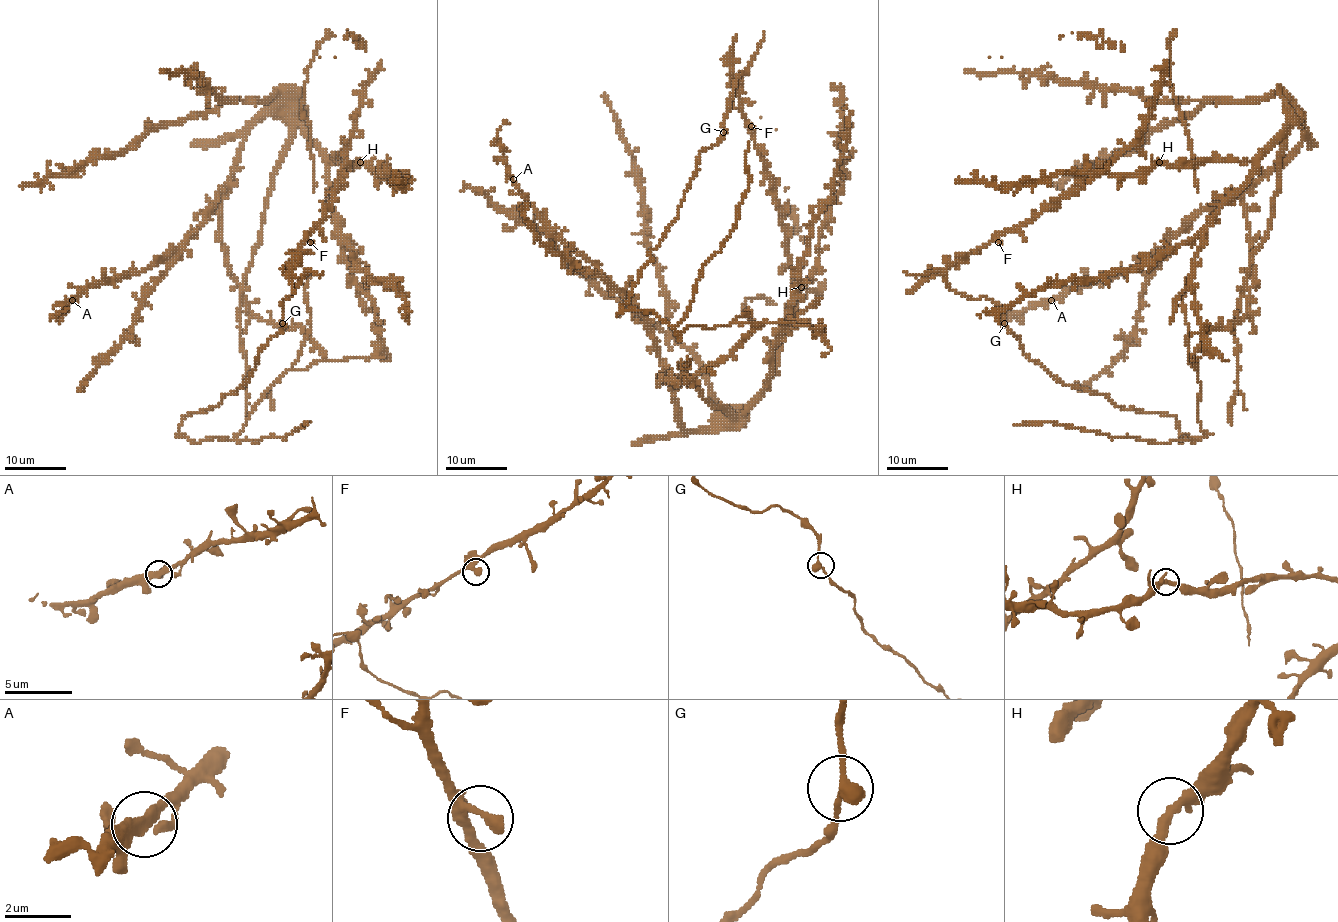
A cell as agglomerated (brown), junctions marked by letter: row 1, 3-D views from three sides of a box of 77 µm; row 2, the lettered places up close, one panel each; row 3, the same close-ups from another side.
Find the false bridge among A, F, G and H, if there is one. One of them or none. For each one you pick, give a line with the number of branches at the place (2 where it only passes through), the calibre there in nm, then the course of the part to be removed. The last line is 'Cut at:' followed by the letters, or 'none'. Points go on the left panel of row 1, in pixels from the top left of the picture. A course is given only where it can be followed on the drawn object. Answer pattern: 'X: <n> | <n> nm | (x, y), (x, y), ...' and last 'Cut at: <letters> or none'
Cut at: none

